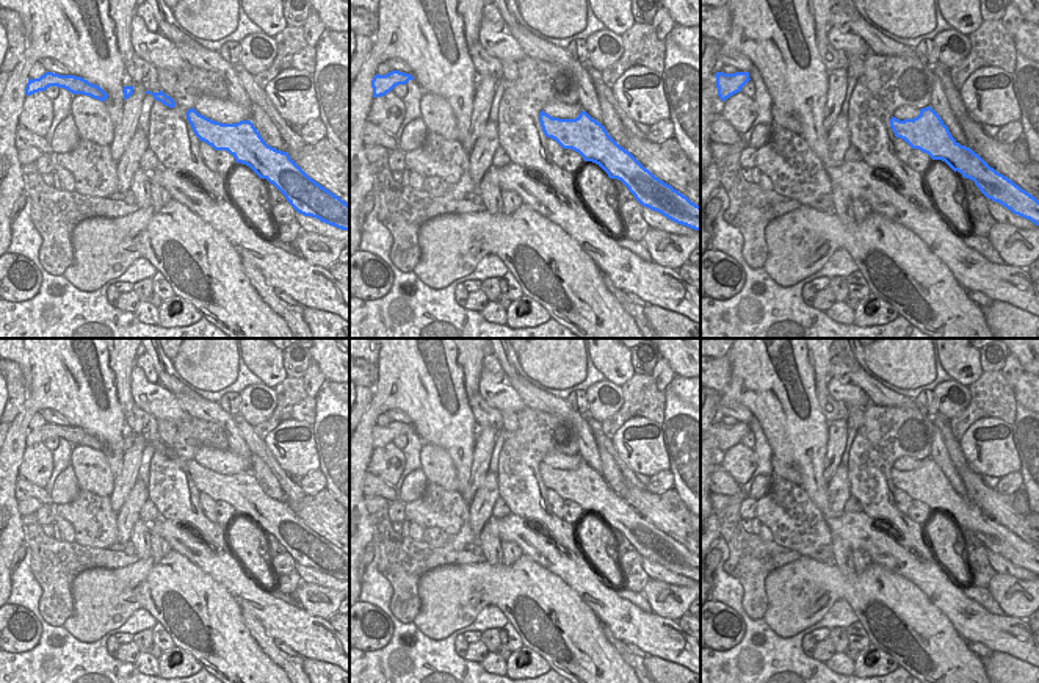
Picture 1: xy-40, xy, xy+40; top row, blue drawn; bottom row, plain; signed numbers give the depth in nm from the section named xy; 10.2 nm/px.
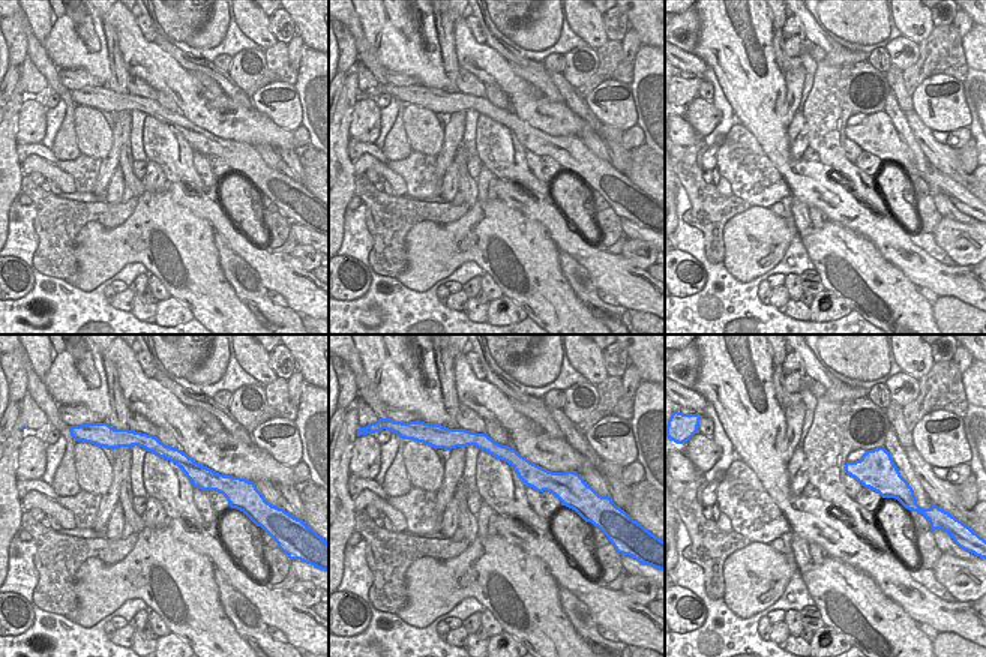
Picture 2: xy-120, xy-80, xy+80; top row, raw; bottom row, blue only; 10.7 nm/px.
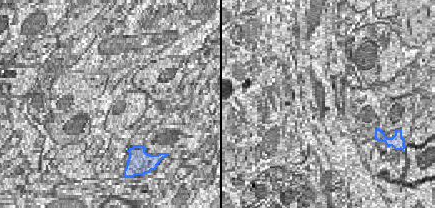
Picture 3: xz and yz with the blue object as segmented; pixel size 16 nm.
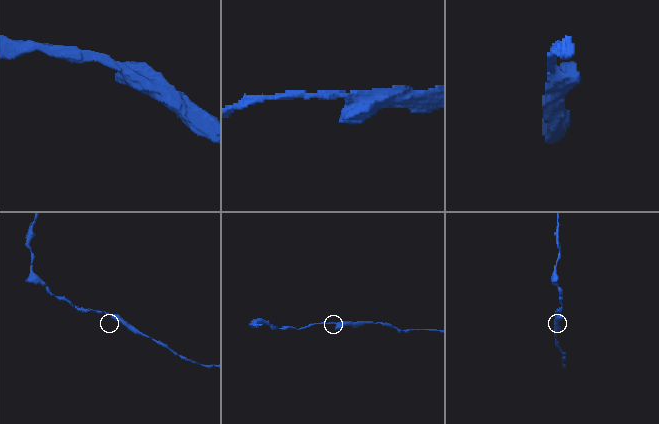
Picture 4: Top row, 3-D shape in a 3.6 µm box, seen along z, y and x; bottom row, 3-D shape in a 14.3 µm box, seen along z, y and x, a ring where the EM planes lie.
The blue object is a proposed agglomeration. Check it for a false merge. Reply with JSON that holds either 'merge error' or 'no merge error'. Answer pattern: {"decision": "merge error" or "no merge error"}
{"decision": "no merge error"}

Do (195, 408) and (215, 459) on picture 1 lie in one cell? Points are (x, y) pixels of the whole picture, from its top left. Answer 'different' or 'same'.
different

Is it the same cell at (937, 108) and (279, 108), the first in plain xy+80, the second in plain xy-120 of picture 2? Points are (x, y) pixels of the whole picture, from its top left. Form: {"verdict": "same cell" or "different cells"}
{"verdict": "same cell"}

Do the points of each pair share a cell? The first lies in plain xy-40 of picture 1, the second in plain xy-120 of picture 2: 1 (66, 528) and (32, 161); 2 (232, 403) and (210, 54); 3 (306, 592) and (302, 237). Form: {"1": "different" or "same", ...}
{"1": "same", "2": "different", "3": "different"}

